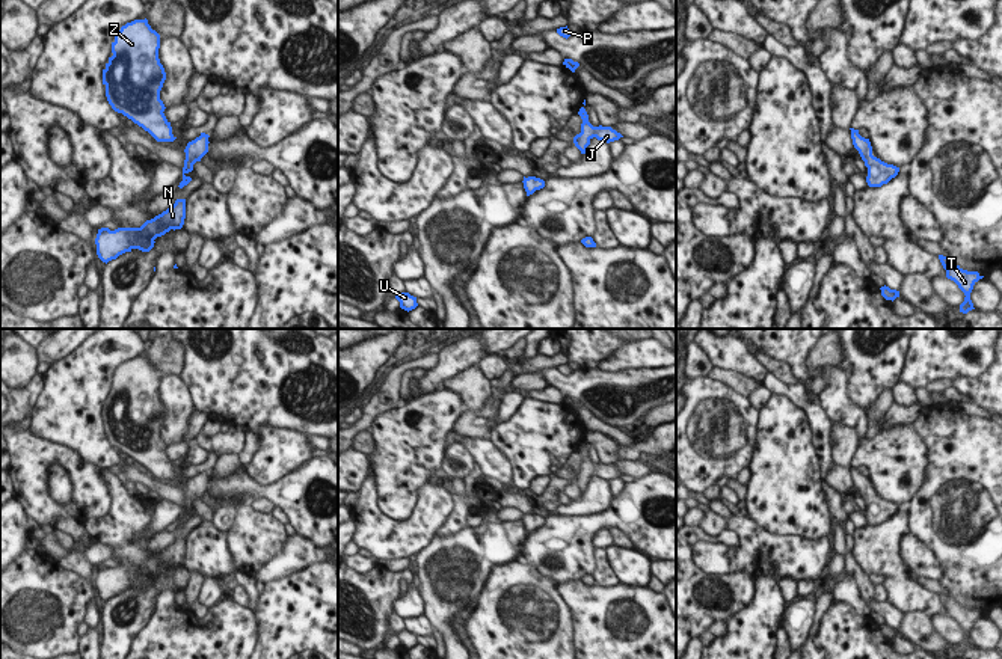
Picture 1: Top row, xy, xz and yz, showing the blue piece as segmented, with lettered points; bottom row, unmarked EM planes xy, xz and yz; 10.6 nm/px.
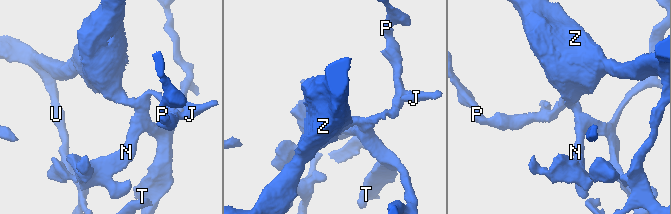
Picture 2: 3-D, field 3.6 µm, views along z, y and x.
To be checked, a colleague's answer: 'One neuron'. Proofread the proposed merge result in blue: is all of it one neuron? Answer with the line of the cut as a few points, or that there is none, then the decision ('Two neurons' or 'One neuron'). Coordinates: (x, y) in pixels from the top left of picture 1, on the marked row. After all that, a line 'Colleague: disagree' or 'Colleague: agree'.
No split. One neuron.
Colleague: agree

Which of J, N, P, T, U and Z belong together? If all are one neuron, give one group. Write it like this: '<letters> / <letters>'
J N P T U Z

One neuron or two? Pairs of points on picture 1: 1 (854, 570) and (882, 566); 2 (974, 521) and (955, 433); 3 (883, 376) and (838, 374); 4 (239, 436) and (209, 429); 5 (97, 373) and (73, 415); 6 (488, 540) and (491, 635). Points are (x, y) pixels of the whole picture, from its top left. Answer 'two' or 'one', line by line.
1: two
2: one
3: two
4: two
5: one
6: two

